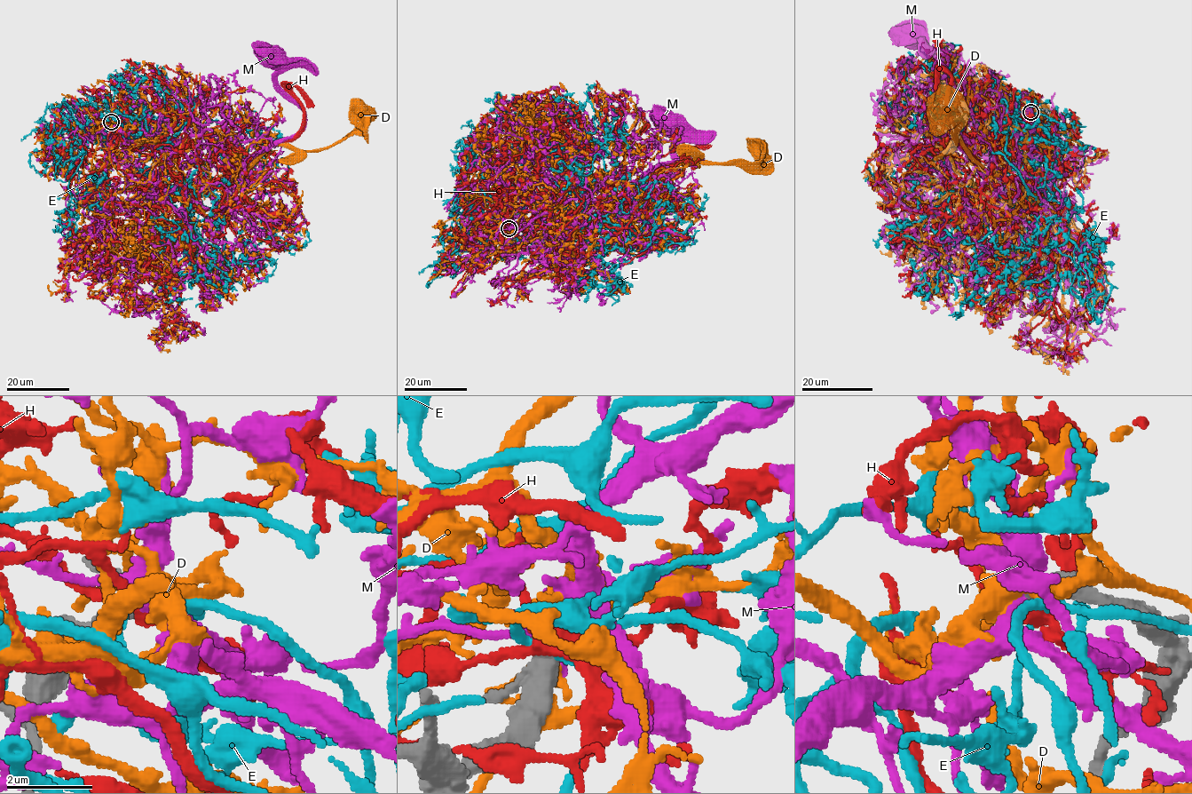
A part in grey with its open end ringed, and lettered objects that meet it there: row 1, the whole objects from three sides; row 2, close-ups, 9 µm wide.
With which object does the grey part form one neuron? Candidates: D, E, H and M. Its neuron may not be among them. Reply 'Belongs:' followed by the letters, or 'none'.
Belongs: none

